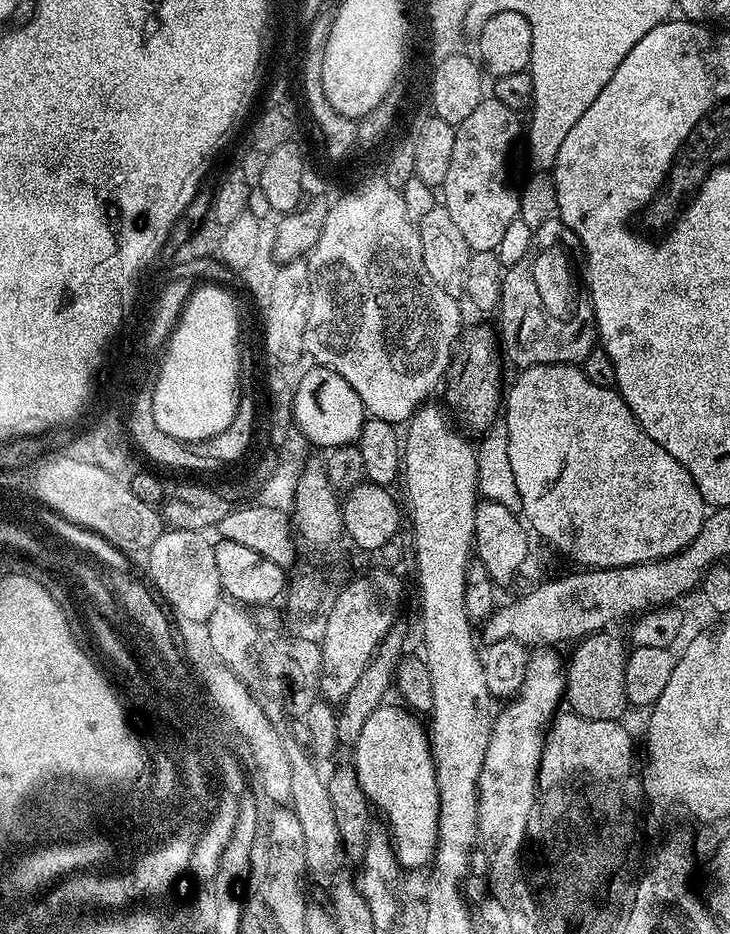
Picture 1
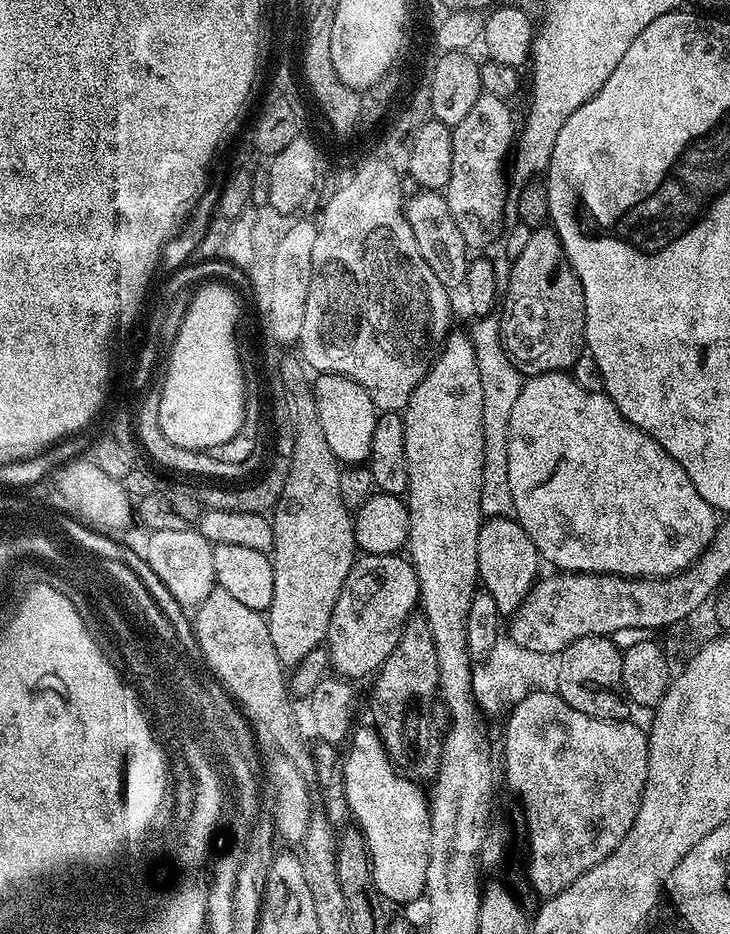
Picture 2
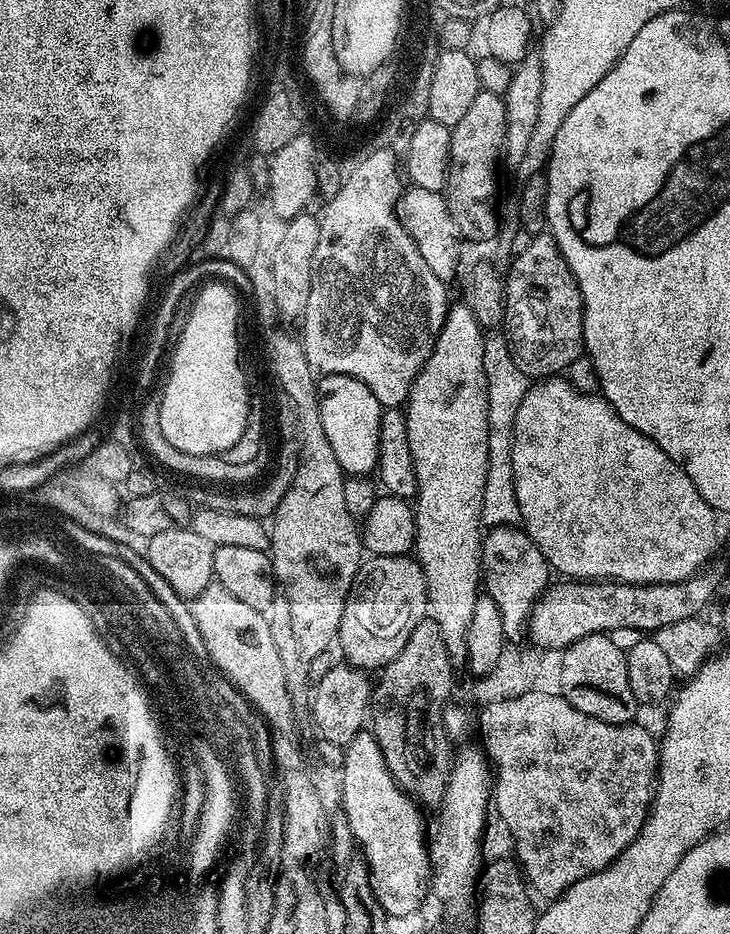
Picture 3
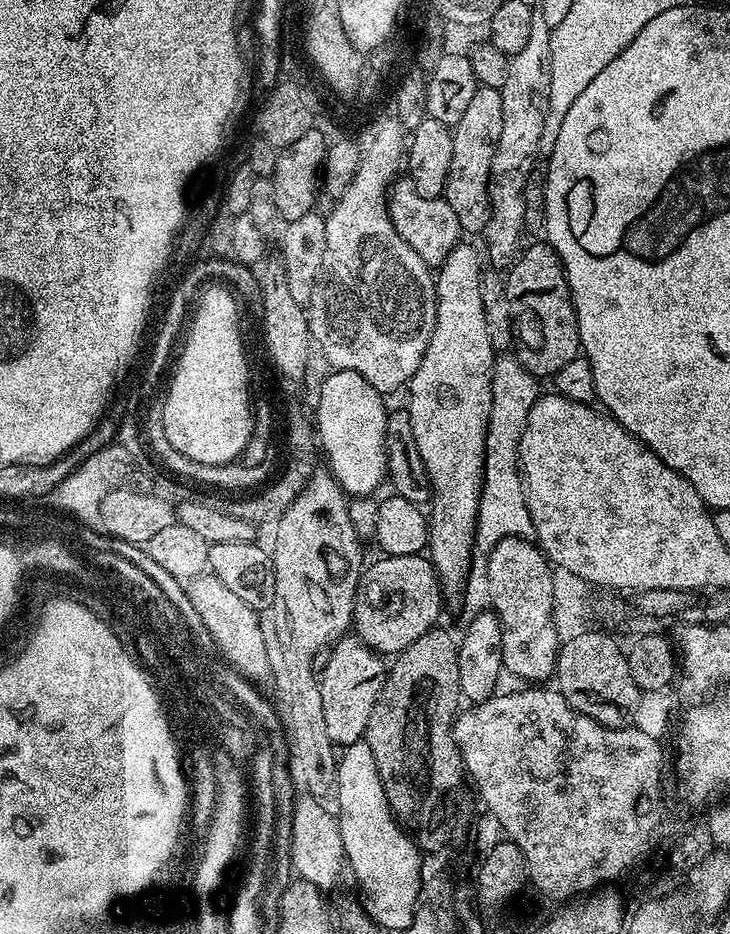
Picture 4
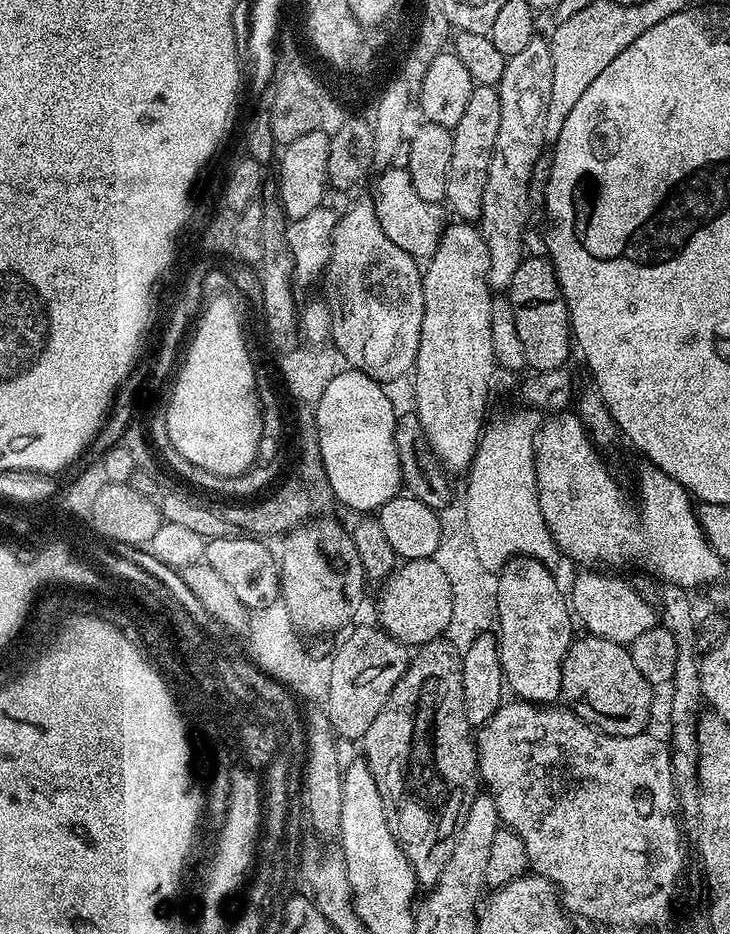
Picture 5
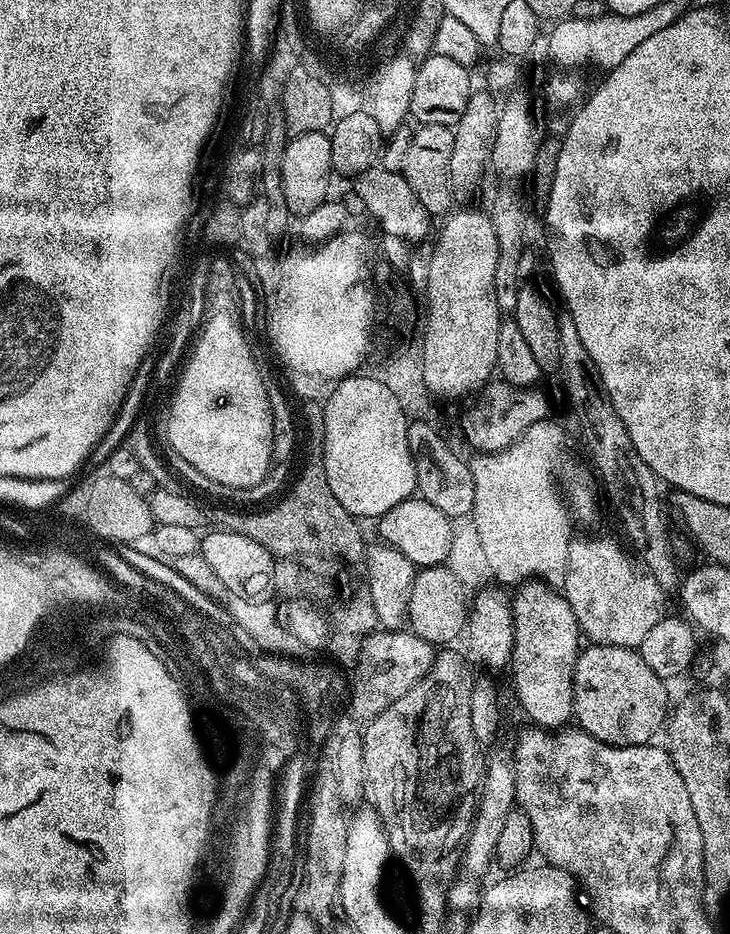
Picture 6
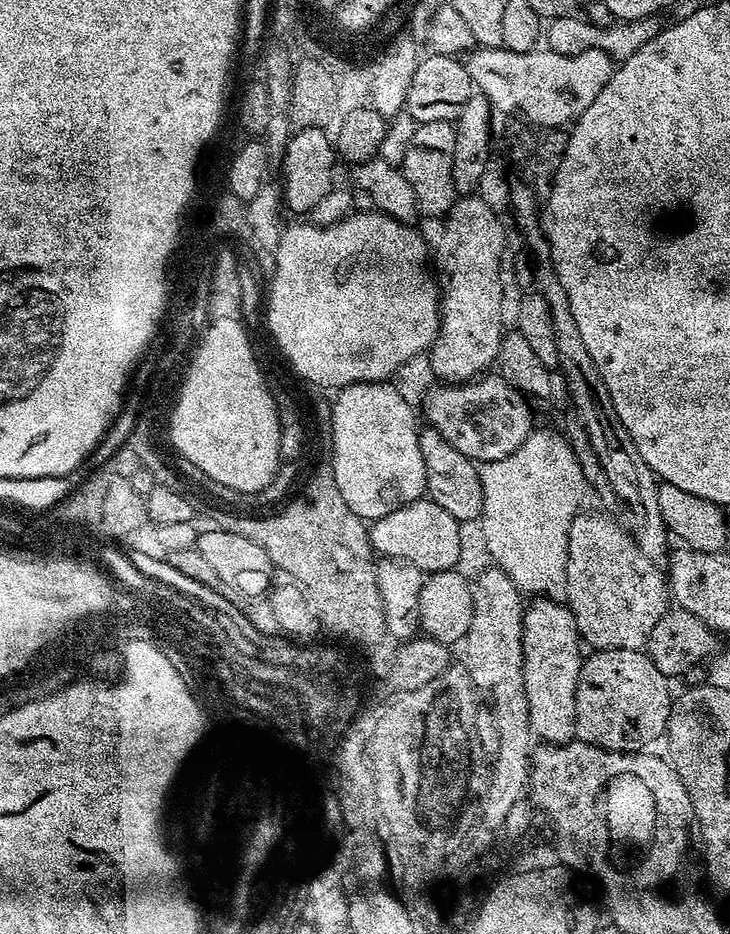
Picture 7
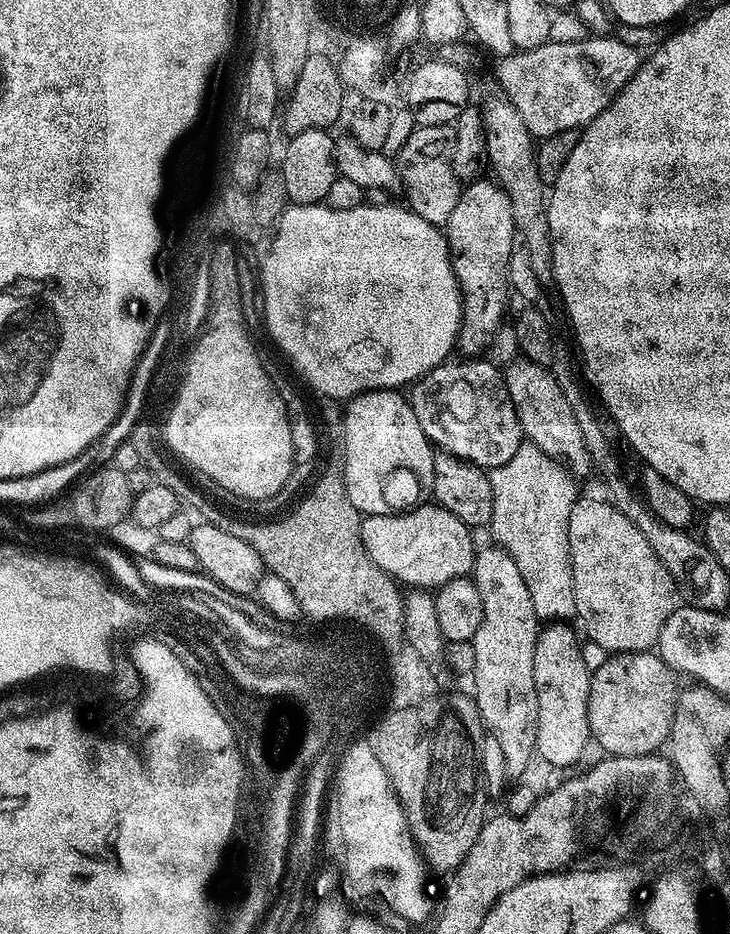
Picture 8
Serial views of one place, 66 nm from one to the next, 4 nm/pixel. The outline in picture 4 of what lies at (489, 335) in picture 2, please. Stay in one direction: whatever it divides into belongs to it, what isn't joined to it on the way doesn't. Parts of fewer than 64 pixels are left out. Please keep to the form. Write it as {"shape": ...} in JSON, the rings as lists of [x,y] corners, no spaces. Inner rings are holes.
{"shape":[[[500,354],[492,362],[492,401],[484,455],[484,485],[476,515],[475,547],[487,554],[502,538],[533,535],[530,510],[524,497],[524,478],[520,470],[520,439],[526,418],[541,395],[537,377],[520,365],[512,354]]]}

